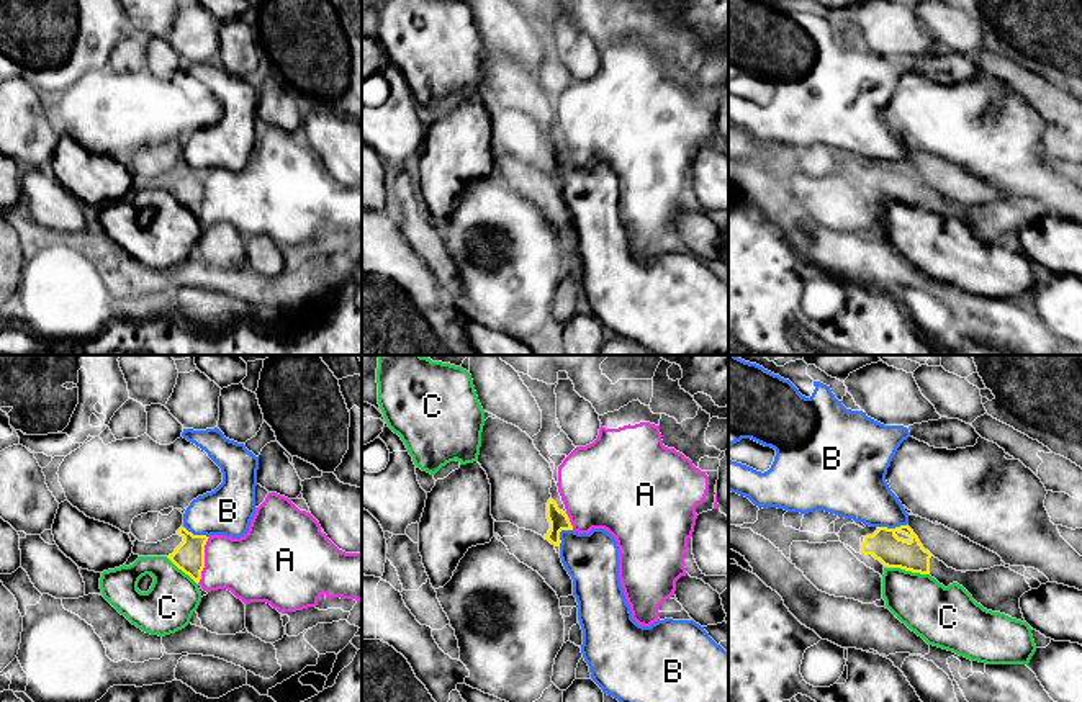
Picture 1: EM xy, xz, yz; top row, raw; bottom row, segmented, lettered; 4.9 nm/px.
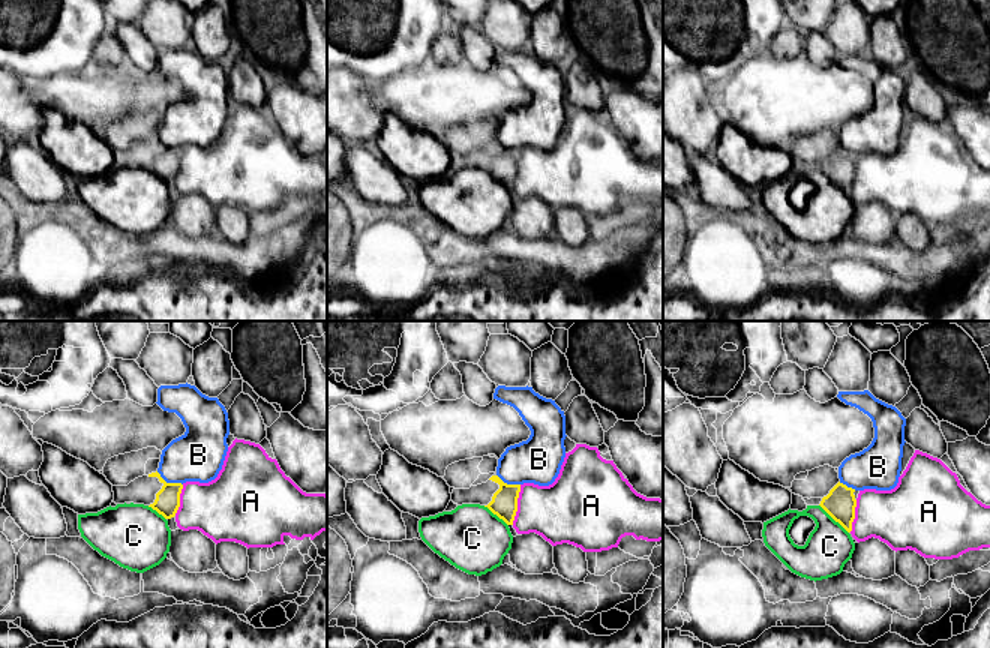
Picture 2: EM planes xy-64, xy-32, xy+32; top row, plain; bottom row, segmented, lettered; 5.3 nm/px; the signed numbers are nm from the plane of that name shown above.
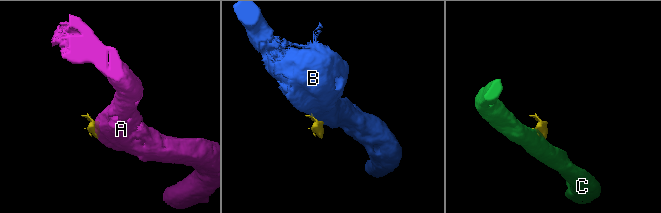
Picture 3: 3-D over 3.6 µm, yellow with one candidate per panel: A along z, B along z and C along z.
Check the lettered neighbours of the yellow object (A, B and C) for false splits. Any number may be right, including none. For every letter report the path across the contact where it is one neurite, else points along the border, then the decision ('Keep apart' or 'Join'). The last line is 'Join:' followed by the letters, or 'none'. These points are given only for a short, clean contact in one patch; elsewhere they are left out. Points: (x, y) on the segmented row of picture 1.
A: Boundary: xy (208, 539), (202, 578), (197, 583). Keep apart
B: Boundary: yz (906, 524), (878, 527). Keep apart
C: Keep apart
Join: none

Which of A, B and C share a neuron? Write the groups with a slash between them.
A / B / C

